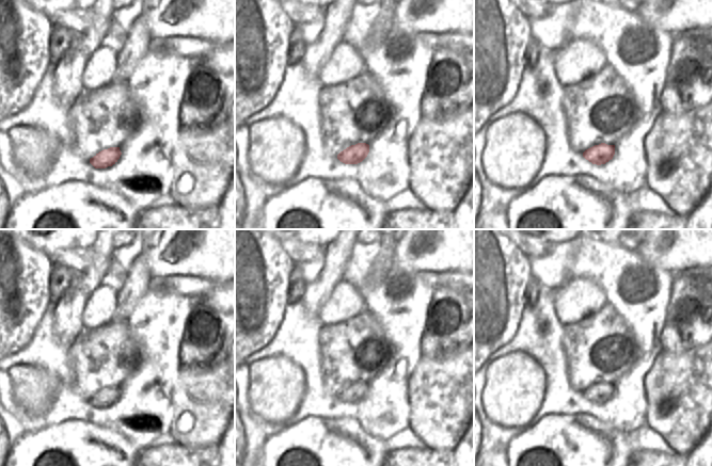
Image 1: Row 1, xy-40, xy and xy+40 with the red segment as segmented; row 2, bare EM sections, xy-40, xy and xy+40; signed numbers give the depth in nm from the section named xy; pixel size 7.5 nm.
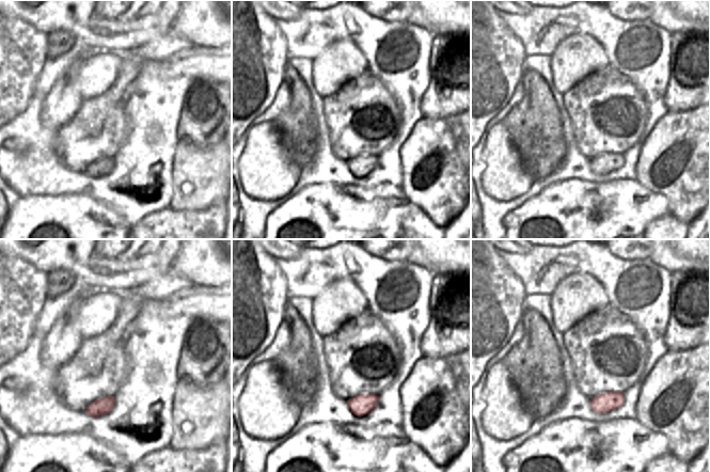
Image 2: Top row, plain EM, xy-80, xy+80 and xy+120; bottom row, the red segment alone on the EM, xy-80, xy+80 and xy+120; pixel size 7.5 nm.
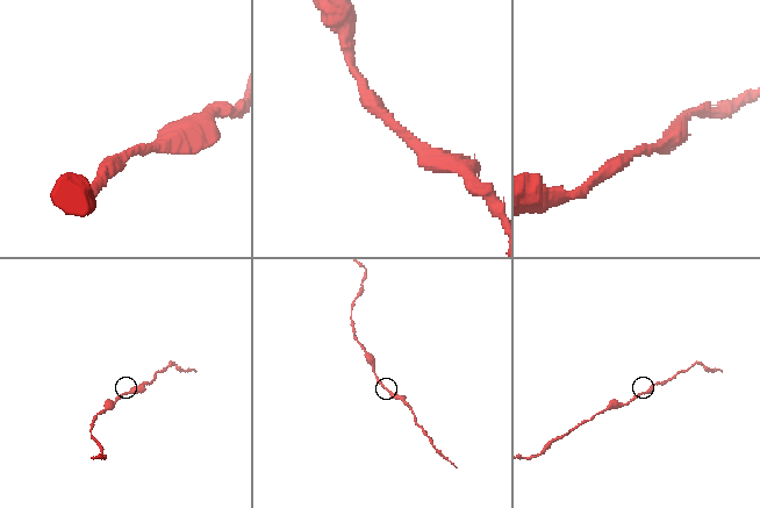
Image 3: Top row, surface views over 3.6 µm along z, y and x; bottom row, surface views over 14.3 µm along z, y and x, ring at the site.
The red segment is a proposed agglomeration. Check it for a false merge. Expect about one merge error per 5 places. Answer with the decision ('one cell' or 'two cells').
one cell

